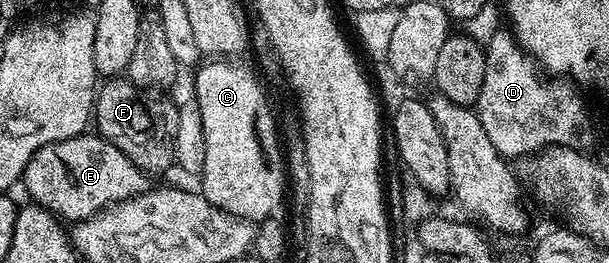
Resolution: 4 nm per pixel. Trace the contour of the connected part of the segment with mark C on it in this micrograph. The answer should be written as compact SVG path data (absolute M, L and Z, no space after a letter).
M208 60L195 71L197 74L194 101L202 112L202 128L206 132L206 164L199 179L199 189L204 199L222 212L246 222L259 224L277 213L276 209L284 198L284 158L280 155L276 118L268 107L268 98L264 95L259 80L246 67L239 66L236 62L239 61Z

